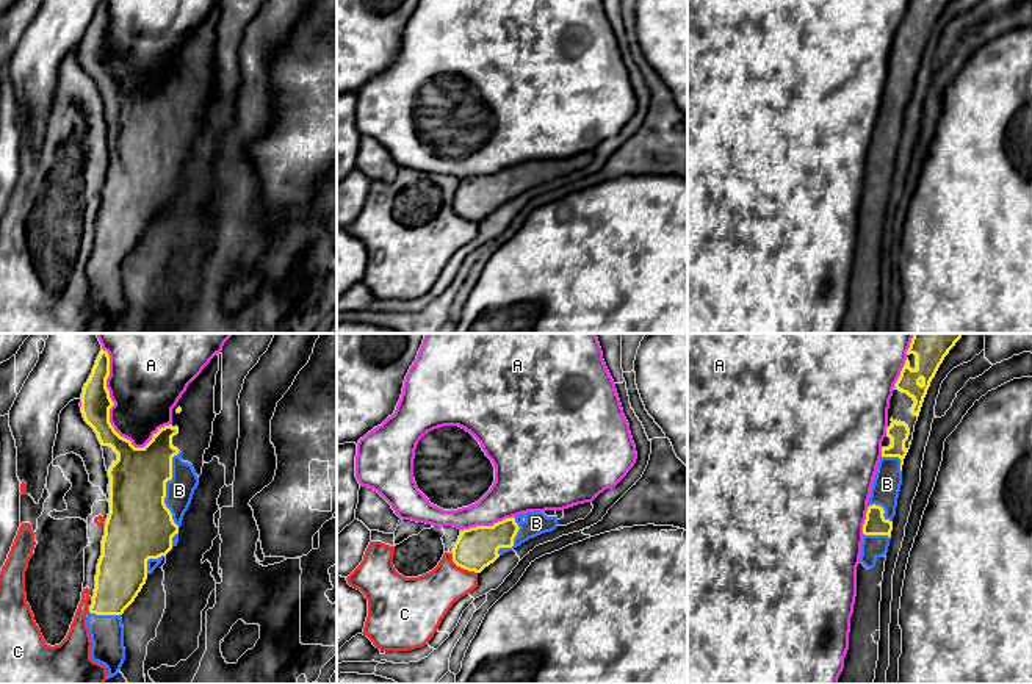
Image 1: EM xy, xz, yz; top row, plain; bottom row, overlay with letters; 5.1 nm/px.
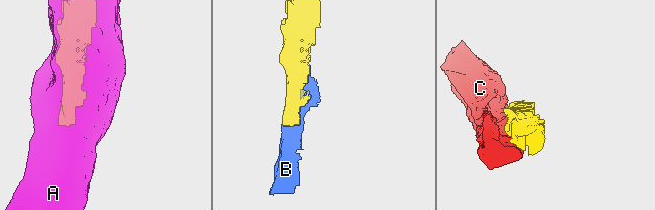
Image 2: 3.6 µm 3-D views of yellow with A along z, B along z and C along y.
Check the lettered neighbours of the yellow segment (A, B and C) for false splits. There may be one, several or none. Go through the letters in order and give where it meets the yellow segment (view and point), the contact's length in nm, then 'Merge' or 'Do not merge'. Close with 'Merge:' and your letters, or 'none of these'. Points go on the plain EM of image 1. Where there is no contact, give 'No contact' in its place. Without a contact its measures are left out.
A: Touches yellow at xy (113, 54). Shared border 550 nm. Do not merge
B: Touches yellow at xy (165, 138). Shared border 400 nm. Merge
C: Touches yellow at xz (462, 216). Shared border 170 nm. Do not merge
Merge: B

